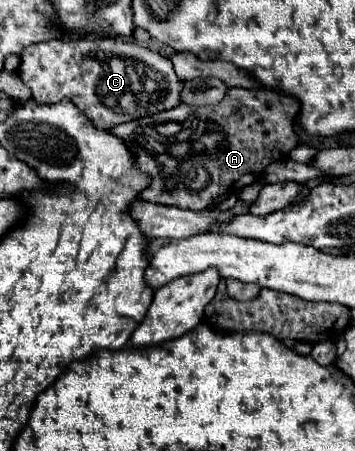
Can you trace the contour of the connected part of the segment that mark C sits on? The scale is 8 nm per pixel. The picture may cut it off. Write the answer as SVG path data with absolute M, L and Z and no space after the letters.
M69 38L41 42L23 50L17 72L31 88L35 102L55 104L67 98L75 102L75 106L89 120L93 120L97 128L105 130L129 120L155 116L181 104L183 80L175 74L171 60L135 42L129 44L111 38Z

